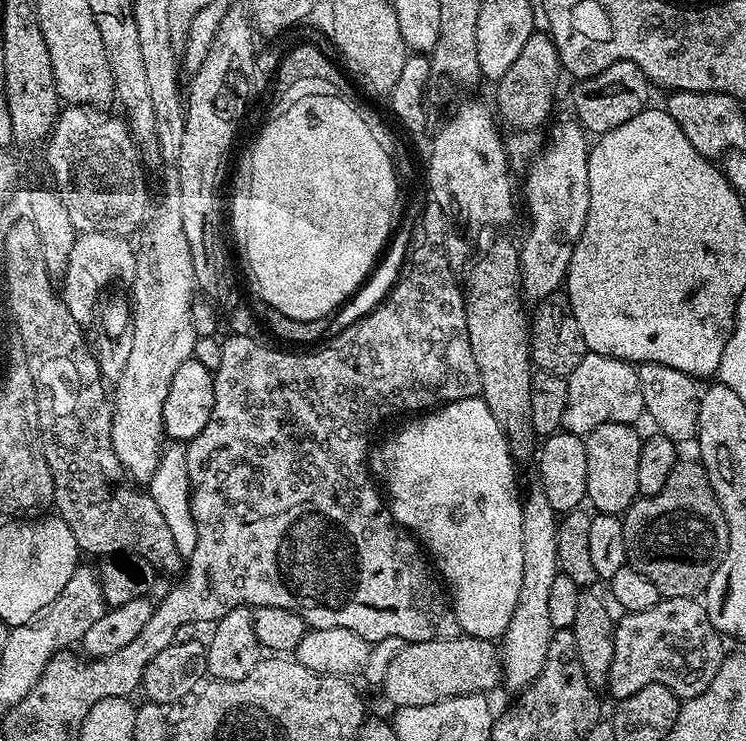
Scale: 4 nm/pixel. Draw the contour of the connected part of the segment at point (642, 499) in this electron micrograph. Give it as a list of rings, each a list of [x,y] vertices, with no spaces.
[[[677,459],[674,470],[670,470],[670,478],[666,478],[666,486],[662,486],[662,490],[658,490],[658,494],[653,496],[640,496],[629,506],[627,512],[623,513],[622,519],[628,564],[638,570],[638,574],[646,574],[646,578],[650,578],[654,586],[658,586],[661,597],[696,598],[707,589],[714,570],[718,570],[728,548],[728,527],[722,514],[722,506],[699,459]]]

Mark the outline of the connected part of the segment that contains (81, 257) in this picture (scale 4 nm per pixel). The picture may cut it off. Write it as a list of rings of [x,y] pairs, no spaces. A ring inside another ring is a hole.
[[[105,232],[79,233],[72,242],[69,265],[62,280],[62,299],[76,324],[86,326],[93,321],[104,291],[116,280],[131,281],[136,254],[125,237],[107,235]]]

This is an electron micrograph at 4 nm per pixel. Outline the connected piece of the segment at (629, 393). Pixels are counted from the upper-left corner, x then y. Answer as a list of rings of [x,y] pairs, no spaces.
[[[588,351],[566,379],[566,412],[562,414],[562,428],[565,432],[583,438],[606,422],[635,425],[636,419],[645,415],[640,379],[636,368],[627,360]]]

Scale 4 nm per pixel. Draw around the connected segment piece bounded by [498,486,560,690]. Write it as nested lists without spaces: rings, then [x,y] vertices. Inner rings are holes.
[[[533,487],[533,492],[523,497],[522,510],[522,587],[518,590],[518,606],[514,606],[514,618],[510,618],[510,626],[504,632],[499,645],[500,659],[503,661],[503,687],[523,690],[542,674],[542,666],[546,666],[546,650],[550,650],[550,638],[554,631],[550,618],[550,594],[554,590],[554,578],[560,572],[558,542],[556,529],[558,513],[546,502],[546,494],[540,487]]]

